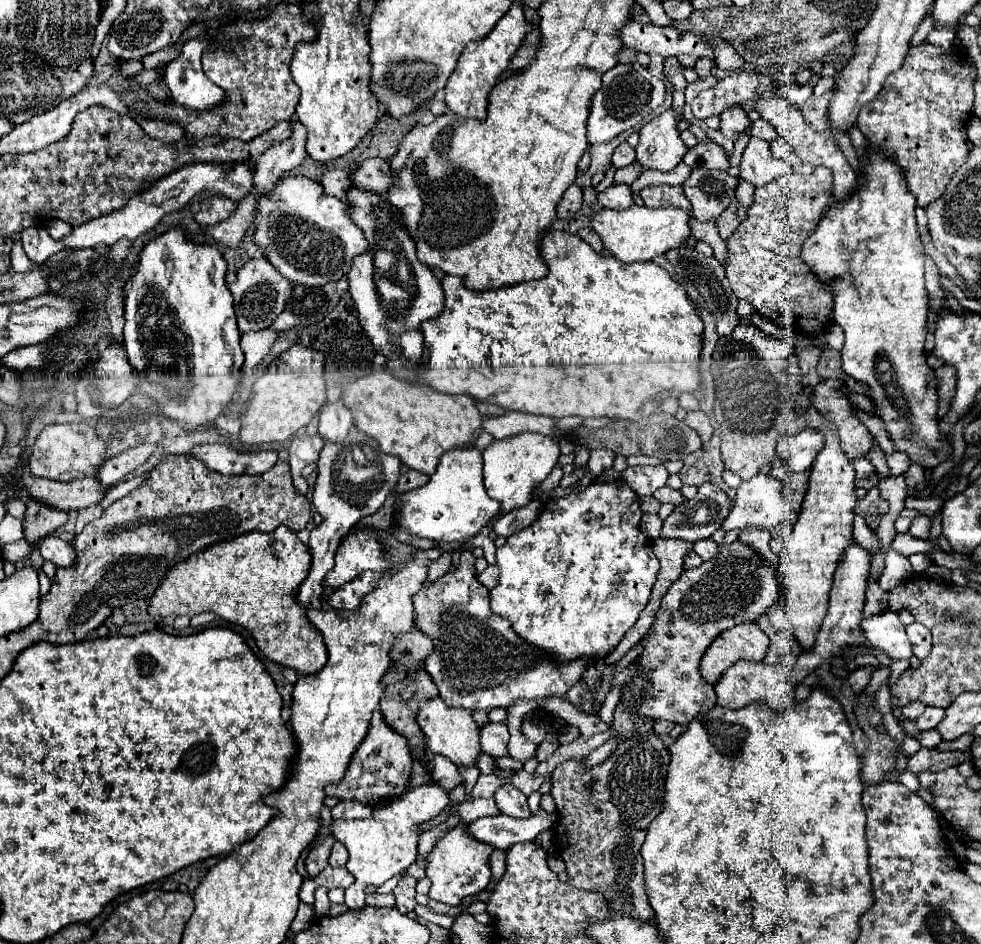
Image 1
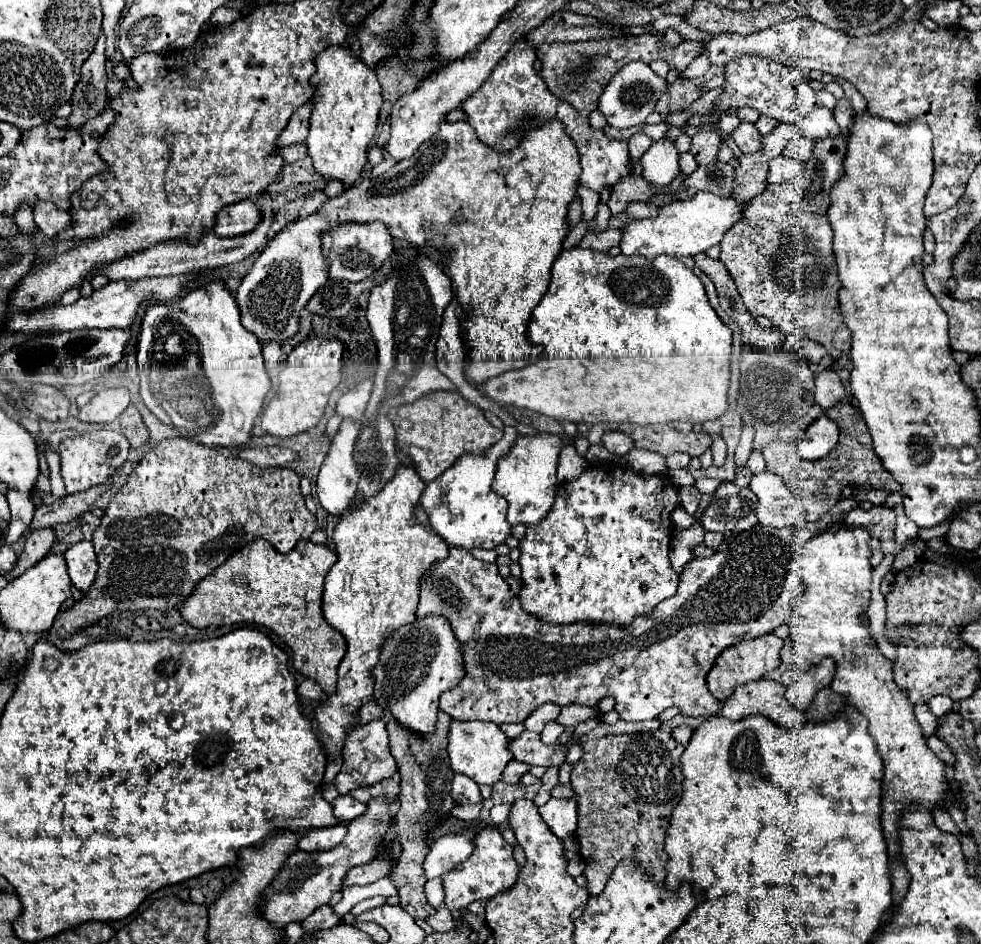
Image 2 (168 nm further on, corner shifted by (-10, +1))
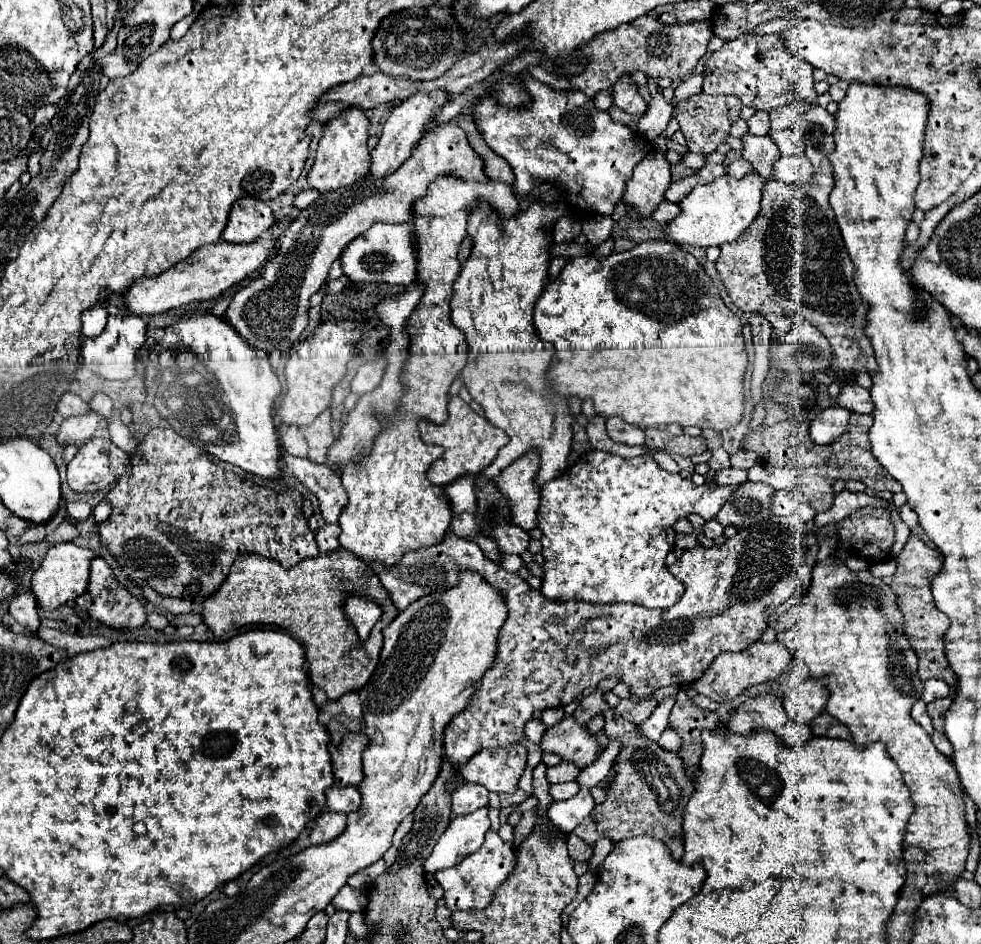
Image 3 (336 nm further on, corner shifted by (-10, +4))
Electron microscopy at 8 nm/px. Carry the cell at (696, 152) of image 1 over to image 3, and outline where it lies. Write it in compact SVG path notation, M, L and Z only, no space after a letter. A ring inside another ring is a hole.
M698 93L686 101L678 101L674 107L674 117L680 123L680 131L684 133L686 141L688 141L688 149L692 153L700 153L700 155L708 155L712 151L716 151L716 147L720 143L726 141L732 123L740 117L740 109L742 103L736 97L712 97L706 93Z

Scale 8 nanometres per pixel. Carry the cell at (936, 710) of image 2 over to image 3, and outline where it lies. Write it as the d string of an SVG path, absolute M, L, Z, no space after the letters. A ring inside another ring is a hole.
M942 679L924 681L924 693L922 693L924 703L930 703L930 701L946 697L946 695L950 695L950 685L946 681L942 681Z

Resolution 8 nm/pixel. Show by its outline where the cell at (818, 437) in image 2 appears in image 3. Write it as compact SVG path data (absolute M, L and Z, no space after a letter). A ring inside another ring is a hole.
M830 405L822 413L818 413L810 425L812 441L818 445L832 443L836 437L840 437L846 431L850 415L852 411L842 405Z

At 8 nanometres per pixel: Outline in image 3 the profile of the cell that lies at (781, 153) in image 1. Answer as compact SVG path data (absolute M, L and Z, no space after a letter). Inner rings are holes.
M774 131L770 133L770 137L778 145L782 155L802 155L804 153L804 141L794 131Z

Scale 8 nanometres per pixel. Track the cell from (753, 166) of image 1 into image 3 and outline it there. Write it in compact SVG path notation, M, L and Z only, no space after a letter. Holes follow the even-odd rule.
M800 155L800 157L780 157L774 165L774 179L790 183L790 185L802 185L814 175L812 163Z

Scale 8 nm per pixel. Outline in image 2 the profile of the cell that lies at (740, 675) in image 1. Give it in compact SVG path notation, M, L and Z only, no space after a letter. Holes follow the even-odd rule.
M766 678L736 686L720 712L720 716L730 720L742 720L750 714L764 714L784 728L806 724L806 718L786 700L784 684Z

